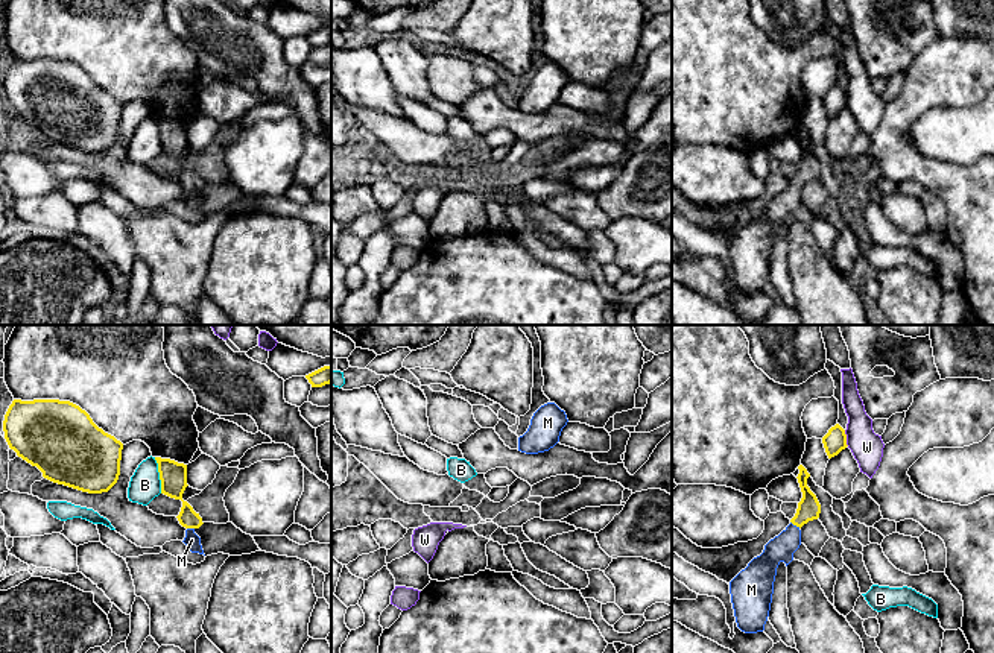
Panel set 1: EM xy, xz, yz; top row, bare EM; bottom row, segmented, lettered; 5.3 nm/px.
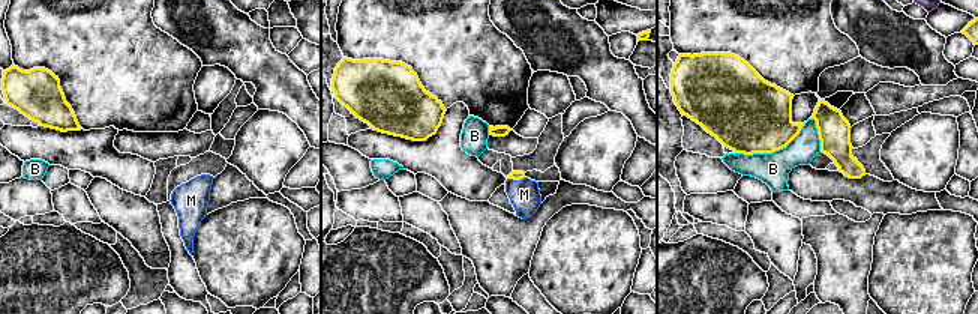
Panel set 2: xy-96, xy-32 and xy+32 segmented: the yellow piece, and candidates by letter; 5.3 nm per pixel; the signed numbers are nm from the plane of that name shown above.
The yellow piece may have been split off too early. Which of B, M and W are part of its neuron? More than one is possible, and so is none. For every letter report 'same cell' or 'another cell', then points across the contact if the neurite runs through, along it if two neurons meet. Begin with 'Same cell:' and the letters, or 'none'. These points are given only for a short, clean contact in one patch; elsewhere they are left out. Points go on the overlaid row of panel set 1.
Same cell: M
B: another cell
M: same cell; runs through yz (809, 507), (795, 524), (791, 538), (780, 548)
W: another cell; border along yz (844, 430), (848, 445)

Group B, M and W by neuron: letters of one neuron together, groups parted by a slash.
B / M / W

